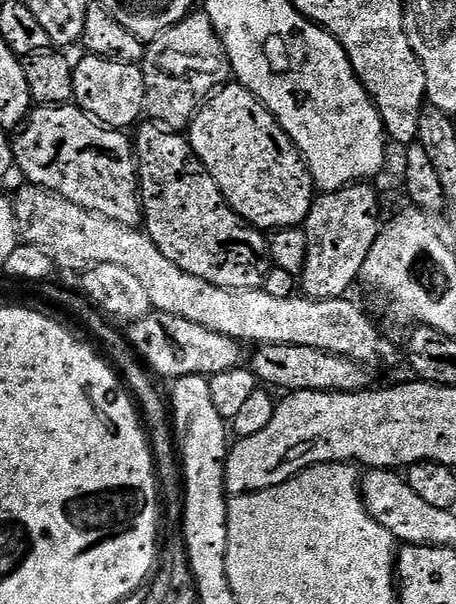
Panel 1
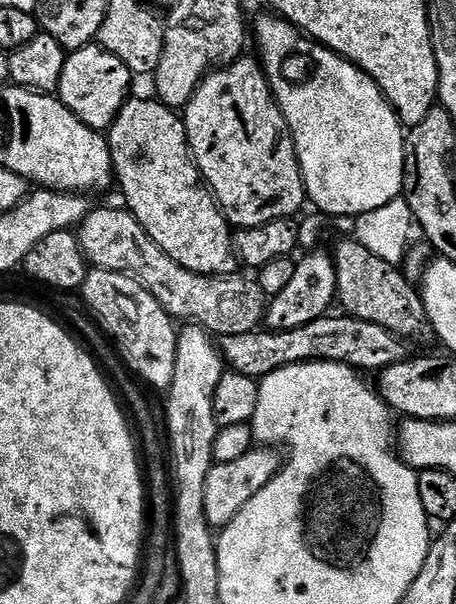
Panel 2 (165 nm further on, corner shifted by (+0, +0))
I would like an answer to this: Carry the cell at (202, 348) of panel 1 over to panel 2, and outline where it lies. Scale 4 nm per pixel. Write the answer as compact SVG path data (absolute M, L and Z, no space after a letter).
M327 314L297 329L257 330L237 336L222 336L218 340L218 349L231 371L257 378L268 376L282 366L305 364L307 360L330 360L374 374L381 368L392 366L394 362L409 359L409 345L401 337L386 330L386 326L377 326L357 316L339 315Z

